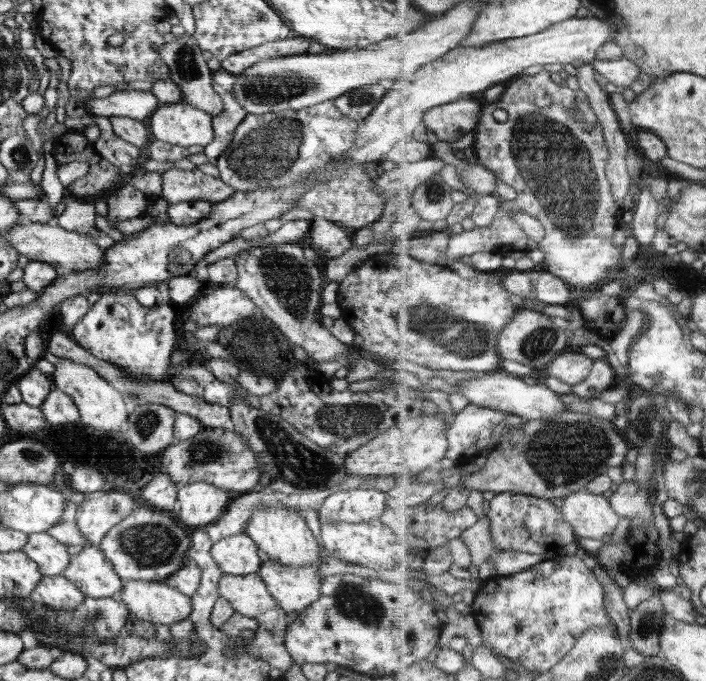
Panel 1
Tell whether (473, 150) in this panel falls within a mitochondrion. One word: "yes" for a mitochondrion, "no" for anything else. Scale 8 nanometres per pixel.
no

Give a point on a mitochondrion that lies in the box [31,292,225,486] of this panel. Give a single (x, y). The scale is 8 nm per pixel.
(145, 423)

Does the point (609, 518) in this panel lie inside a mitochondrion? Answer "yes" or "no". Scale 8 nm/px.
no

